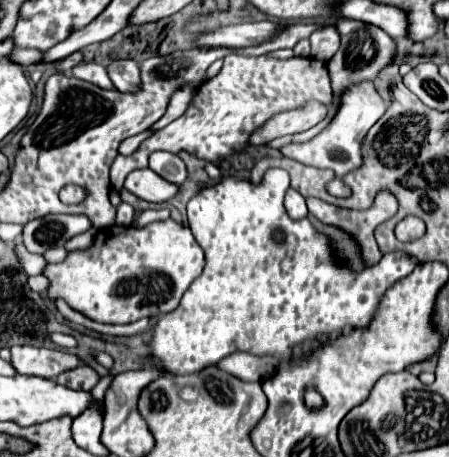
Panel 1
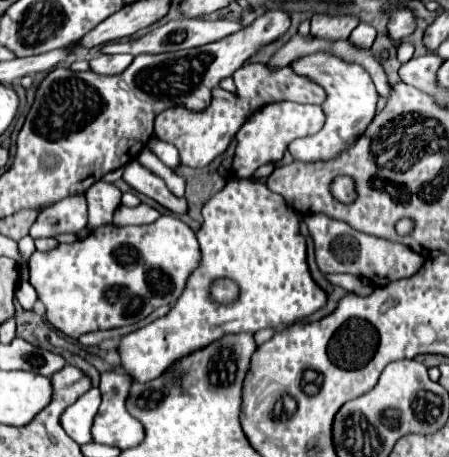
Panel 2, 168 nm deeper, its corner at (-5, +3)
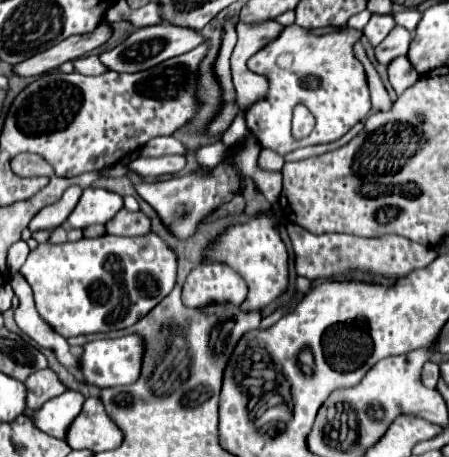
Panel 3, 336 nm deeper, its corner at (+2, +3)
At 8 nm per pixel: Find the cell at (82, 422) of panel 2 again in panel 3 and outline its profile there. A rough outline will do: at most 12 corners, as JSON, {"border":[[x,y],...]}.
{"border":[[64,391],[24,413],[40,431],[64,439],[82,393]]}

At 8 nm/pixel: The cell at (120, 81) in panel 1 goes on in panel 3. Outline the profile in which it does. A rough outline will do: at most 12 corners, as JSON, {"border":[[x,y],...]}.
{"border":[[84,55],[74,61],[82,75],[102,75],[106,67],[98,55]]}

